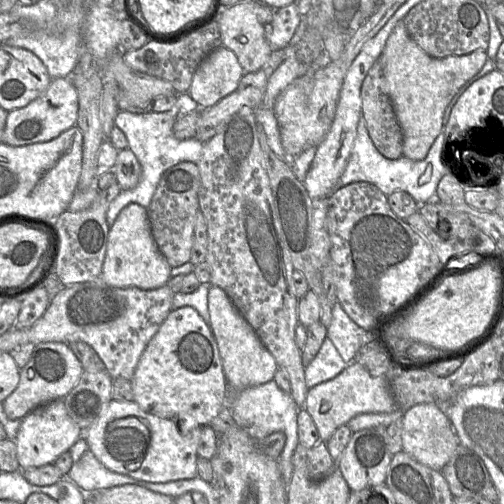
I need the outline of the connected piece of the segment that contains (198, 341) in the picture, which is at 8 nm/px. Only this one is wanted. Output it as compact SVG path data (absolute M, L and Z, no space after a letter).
M190 306L171 310L143 351L130 380L134 402L145 412L174 420L181 434L193 427L209 426L226 404L227 381L224 376L219 350L210 326Z

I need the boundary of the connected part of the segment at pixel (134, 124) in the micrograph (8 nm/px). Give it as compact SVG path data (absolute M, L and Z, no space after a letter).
M180 93L177 95L174 106L166 112L150 111L147 113L134 113L119 110L116 114L114 124L126 135L128 149L136 155L142 168L142 175L139 183L134 188L121 190L109 204L106 220L110 227L120 211L128 204L137 203L145 208L149 206L159 180L166 170L184 161L198 163L201 158L204 143L196 138L177 139L173 134L173 125L178 119L199 109L201 107L188 93Z

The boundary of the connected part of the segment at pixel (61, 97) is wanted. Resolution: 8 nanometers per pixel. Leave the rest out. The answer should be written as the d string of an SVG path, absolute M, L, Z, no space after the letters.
M54 78L43 95L25 107L8 112L2 142L22 146L49 141L76 125L78 109L78 93L70 78Z

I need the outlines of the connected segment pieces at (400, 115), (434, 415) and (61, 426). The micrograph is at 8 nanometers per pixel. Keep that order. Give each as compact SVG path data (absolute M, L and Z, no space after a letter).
M400 20L389 35L378 58L388 95L402 131L402 156L423 160L436 137L443 131L443 115L459 89L484 66L486 51L476 50L466 55L433 58L413 41Z
M418 404L404 412L402 422L402 451L419 463L436 471L442 471L460 444L446 414L433 404Z
M63 399L35 408L22 419L14 440L20 469L53 464L62 453L69 451L81 436L83 431L69 416Z

